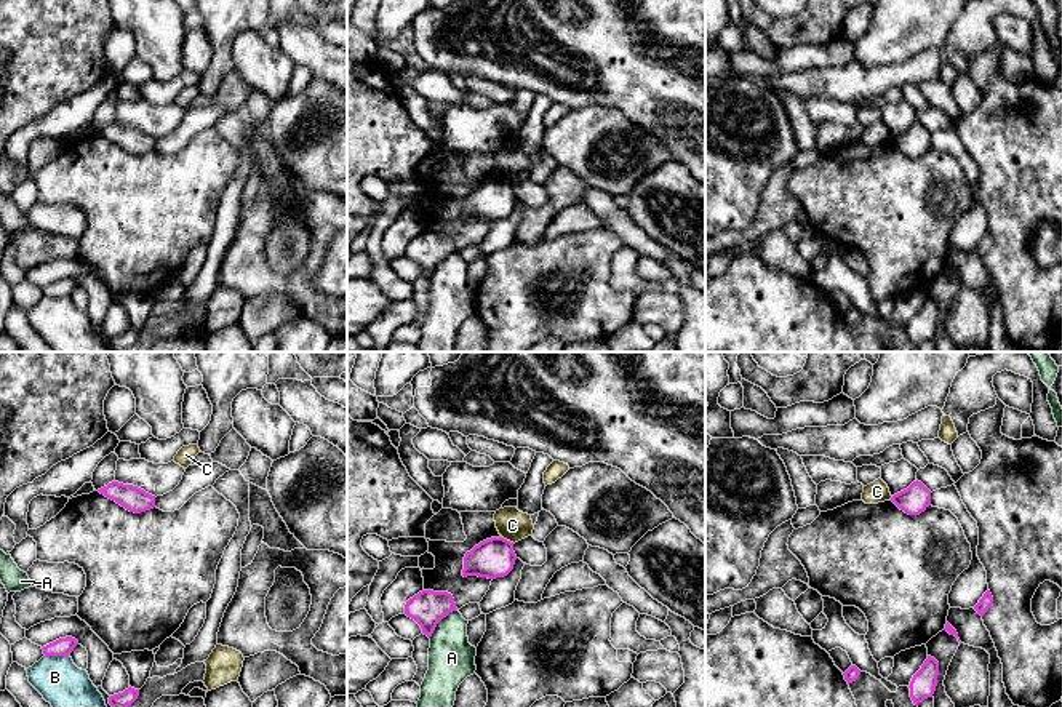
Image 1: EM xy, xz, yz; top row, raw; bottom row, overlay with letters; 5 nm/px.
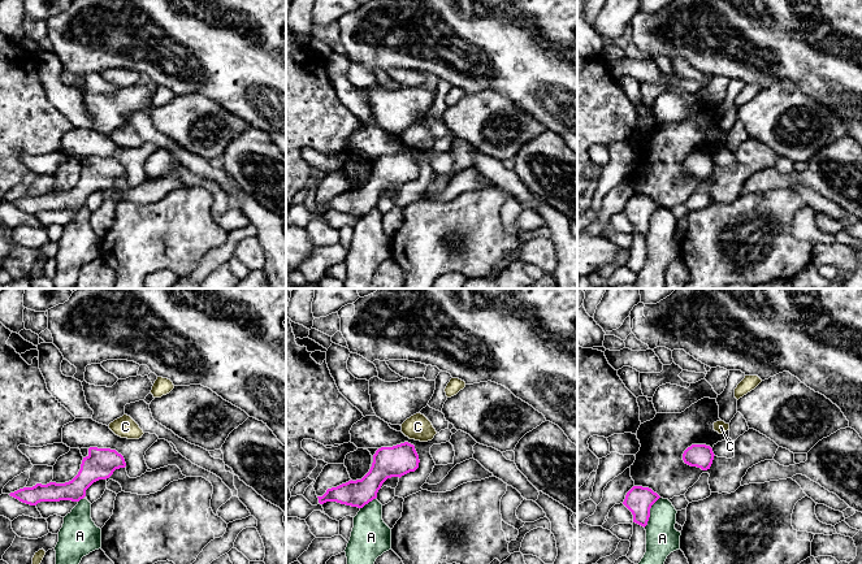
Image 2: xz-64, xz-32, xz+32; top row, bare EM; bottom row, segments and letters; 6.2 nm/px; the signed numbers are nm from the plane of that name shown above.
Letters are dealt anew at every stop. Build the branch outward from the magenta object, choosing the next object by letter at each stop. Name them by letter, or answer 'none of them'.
none of them

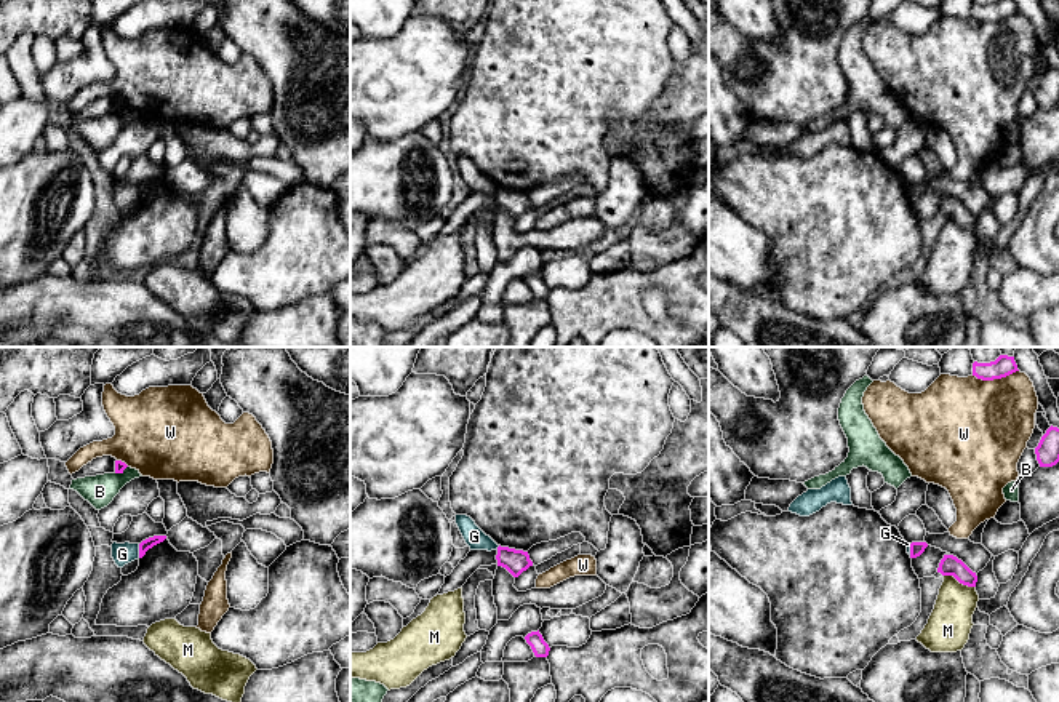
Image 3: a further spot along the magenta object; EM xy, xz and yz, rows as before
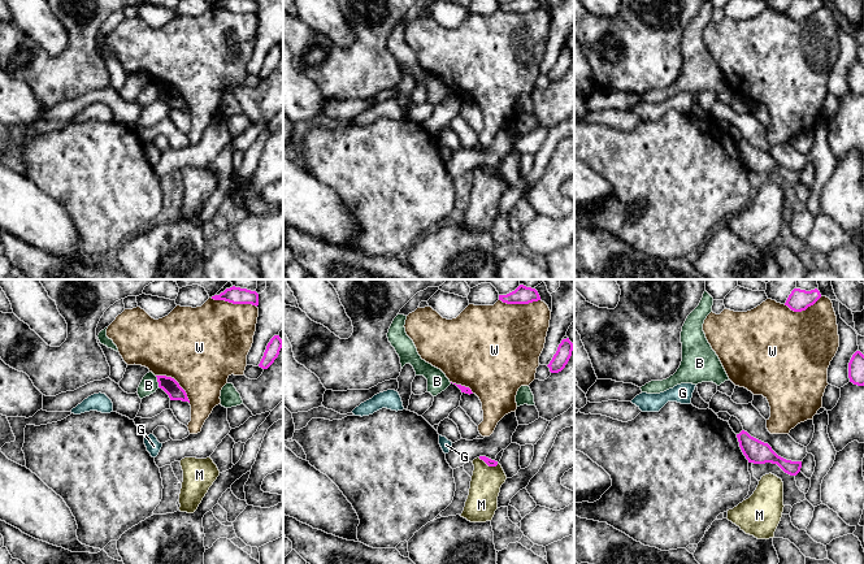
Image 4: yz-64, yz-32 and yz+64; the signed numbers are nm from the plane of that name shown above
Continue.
none of them

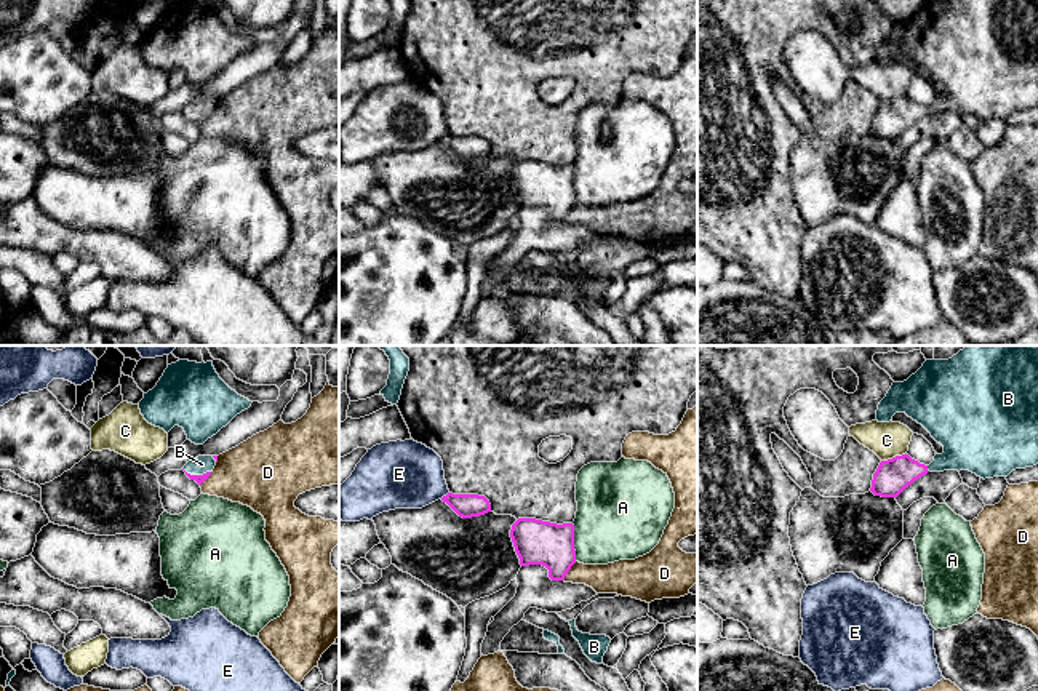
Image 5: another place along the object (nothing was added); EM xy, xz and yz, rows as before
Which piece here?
B

